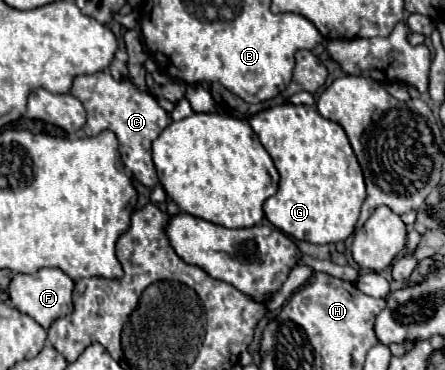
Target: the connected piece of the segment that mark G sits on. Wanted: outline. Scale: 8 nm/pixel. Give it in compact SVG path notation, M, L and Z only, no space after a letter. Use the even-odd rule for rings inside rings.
M294 103L256 113L250 127L280 173L278 191L264 203L266 219L298 241L338 243L348 239L366 199L366 187L344 129L318 115L314 107Z

